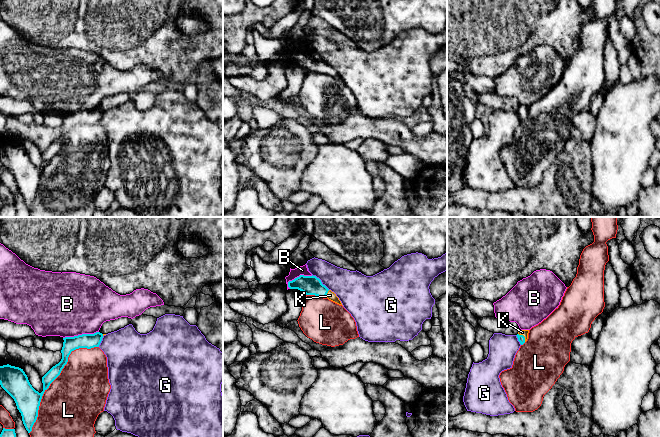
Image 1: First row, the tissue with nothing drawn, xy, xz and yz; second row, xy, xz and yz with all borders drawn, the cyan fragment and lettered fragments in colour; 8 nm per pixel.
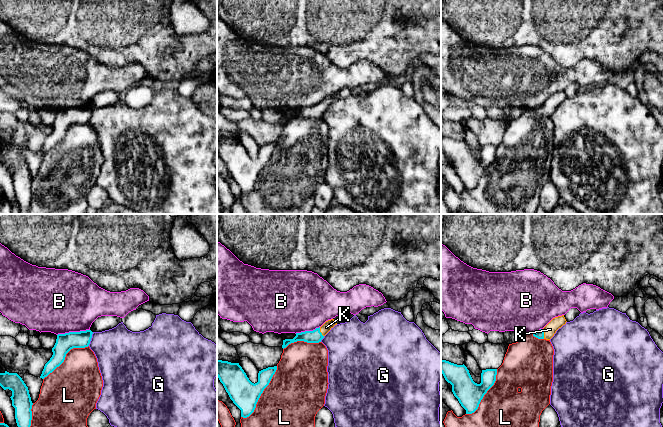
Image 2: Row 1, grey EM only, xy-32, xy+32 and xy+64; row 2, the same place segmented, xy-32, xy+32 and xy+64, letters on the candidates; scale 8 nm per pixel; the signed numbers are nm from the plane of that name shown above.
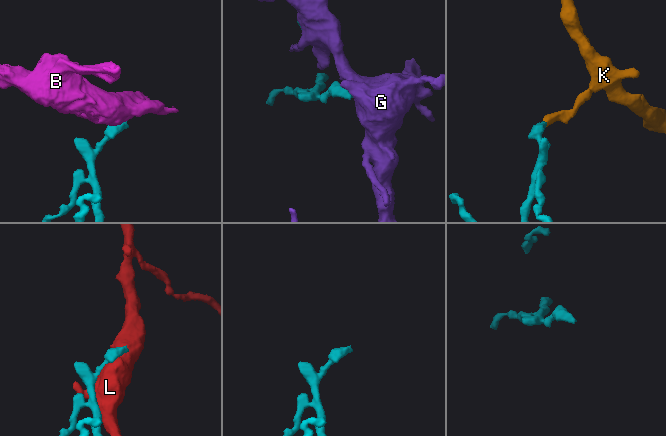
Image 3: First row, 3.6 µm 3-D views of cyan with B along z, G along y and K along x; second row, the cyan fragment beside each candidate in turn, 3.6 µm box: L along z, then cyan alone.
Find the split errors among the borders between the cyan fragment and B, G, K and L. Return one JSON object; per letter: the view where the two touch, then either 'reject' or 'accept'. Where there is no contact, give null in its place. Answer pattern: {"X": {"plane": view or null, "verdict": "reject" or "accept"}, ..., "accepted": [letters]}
{"B": {"plane": "xy", "verdict": "reject"}, "G": {"plane": "xz", "verdict": "reject"}, "K": {"plane": "yz", "verdict": "accept"}, "L": {"plane": "xy", "verdict": "reject"}, "accepted": ["K"]}

